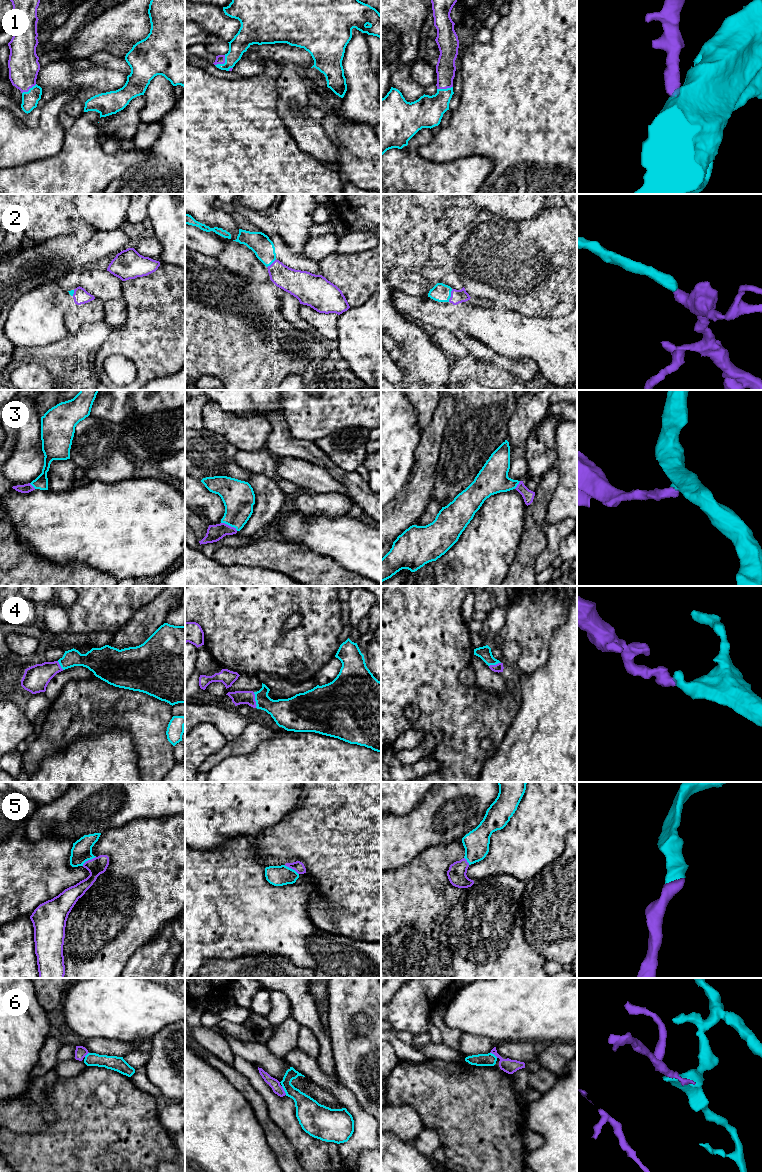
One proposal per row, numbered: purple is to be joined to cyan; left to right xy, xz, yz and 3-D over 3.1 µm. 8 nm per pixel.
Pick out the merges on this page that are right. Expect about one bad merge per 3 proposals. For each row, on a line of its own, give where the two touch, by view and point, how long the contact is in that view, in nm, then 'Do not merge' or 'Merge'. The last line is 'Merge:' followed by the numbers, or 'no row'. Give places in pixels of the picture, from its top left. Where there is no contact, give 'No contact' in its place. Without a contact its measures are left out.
1: Touches cyan at xz (224, 63). Shared border 120 nm. Merge
2: Touches cyan at yz (450, 295). Shared border 110 nm. Merge
3: Touches cyan at xz (229, 525). Shared border 150 nm. Merge
4: Touches cyan at xz (255, 700). Shared border 130 nm. Merge
5: Touches cyan at xy (88, 859). Shared border 130 nm. Merge
6: Touches cyan at xz (284, 1090). Shared border 80 nm. Do not merge
Merge: 1, 2, 3, 4, 5

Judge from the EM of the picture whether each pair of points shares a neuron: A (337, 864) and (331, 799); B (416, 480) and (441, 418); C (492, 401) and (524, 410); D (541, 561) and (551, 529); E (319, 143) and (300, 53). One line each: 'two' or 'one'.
A: one
B: one
C: two
D: one
E: one

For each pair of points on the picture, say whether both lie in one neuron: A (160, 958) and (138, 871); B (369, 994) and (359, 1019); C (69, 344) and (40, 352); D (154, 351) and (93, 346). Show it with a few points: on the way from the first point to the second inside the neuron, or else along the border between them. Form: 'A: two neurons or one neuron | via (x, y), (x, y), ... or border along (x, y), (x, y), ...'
A: two neurons | border along (172, 920), (168, 921), (150, 940), (136, 950)
B: two neurons | border along (362, 1012), (352, 1020), (351, 1030), (356, 1035)
C: one neuron | via (62, 349), (47, 352)
D: two neurons | border along (112, 330), (94, 354)

